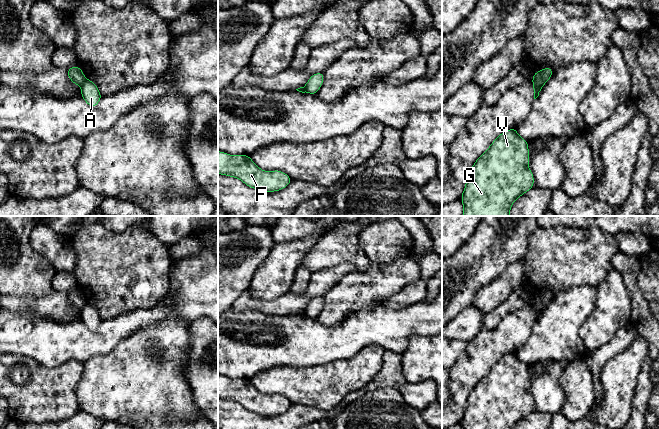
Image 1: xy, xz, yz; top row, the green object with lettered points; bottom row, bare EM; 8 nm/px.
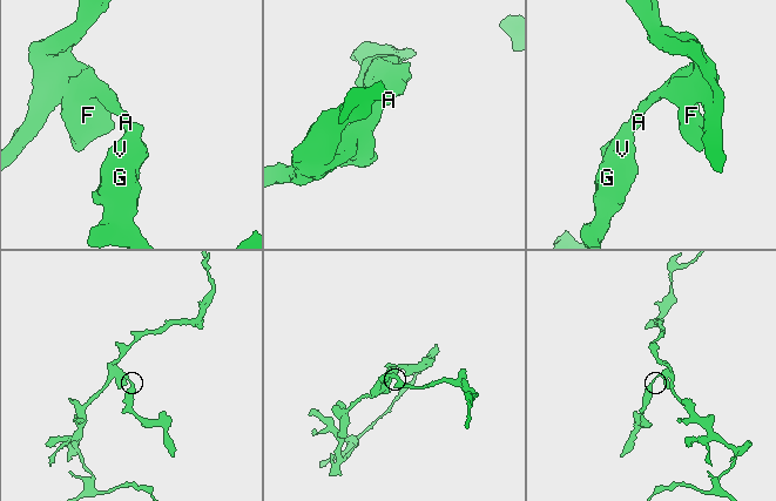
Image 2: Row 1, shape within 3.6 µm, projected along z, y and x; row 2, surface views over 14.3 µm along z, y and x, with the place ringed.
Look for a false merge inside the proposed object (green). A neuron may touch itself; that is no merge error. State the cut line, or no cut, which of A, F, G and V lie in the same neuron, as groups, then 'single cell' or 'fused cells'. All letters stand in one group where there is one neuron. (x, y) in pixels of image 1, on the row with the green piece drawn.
cut yz (531, 80), (541, 87); groups A G V / F; fused cells

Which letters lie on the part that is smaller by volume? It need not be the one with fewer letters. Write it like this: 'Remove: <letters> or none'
Remove: A, G, V

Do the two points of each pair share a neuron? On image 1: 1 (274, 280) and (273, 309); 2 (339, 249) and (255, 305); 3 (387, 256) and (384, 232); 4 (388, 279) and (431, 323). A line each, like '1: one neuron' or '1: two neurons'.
1: two neurons
2: two neurons
3: one neuron
4: two neurons

